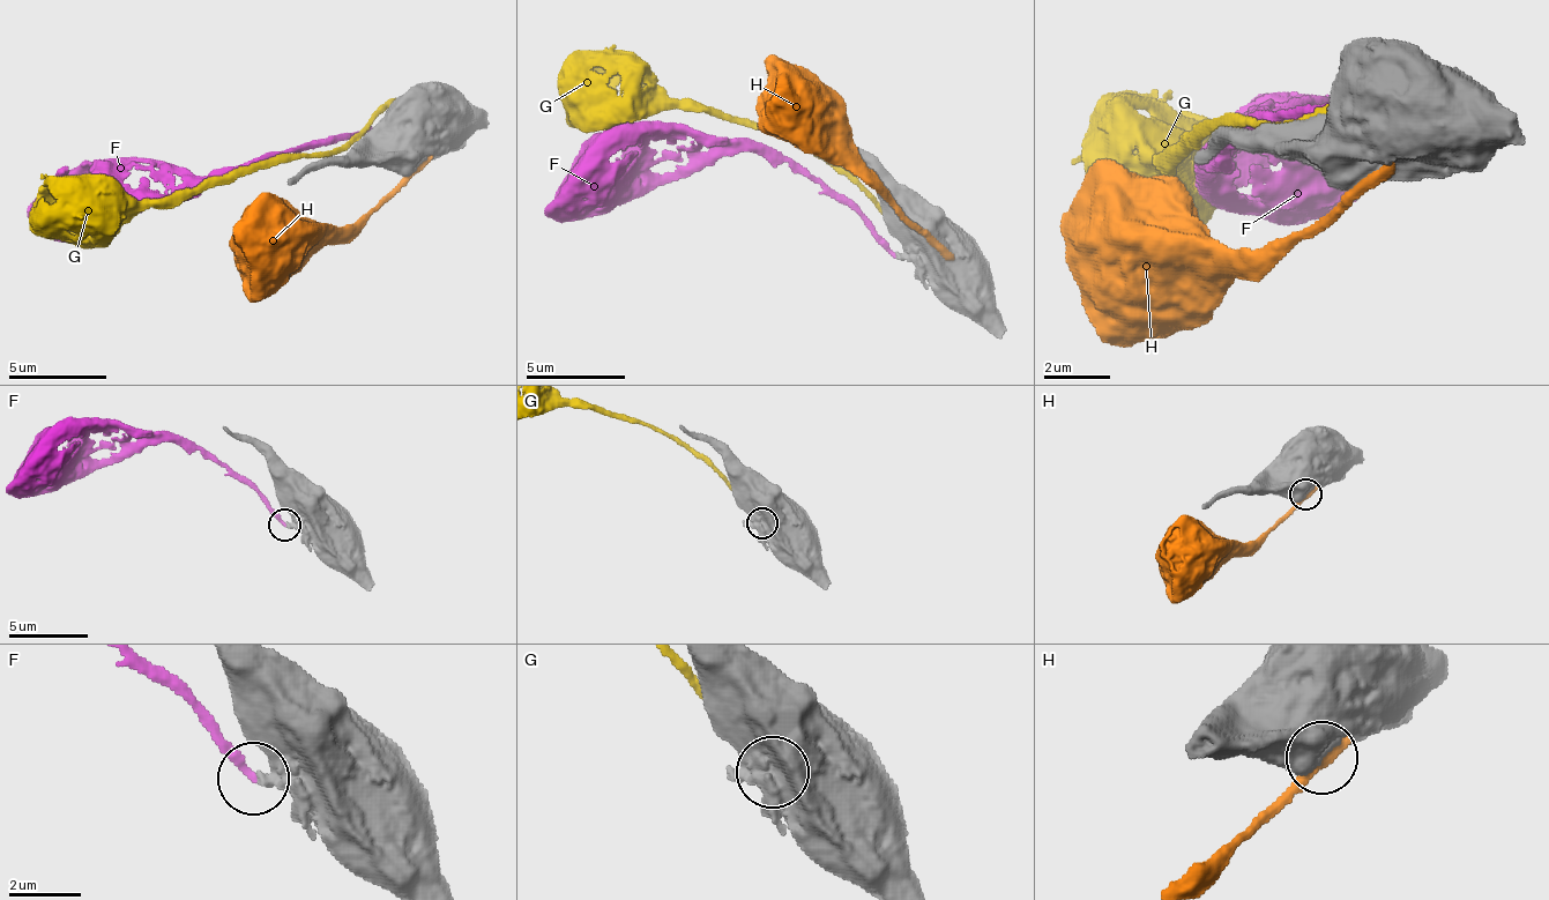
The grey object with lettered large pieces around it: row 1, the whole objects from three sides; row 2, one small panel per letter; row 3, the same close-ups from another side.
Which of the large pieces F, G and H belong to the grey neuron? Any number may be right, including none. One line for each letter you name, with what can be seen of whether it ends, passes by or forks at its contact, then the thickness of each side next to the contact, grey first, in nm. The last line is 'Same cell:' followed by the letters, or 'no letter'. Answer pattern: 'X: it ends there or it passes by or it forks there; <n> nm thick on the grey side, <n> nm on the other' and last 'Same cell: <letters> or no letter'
Same cell: no letter

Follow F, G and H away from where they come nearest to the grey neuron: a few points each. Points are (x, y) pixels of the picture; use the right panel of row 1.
F: (1399, 110), (1337, 102), (1270, 114), (1235, 138), (1266, 108), (1338, 175), (1345, 165), (1362, 180)
G: (1404, 65), (1302, 120), (1228, 113), (1206, 134), (1167, 160), (1170, 154), (1109, 178), (1108, 168), (1136, 156)
H: (1368, 177), (1322, 220), (1235, 253), (1094, 239), (1096, 235), (1066, 214)

